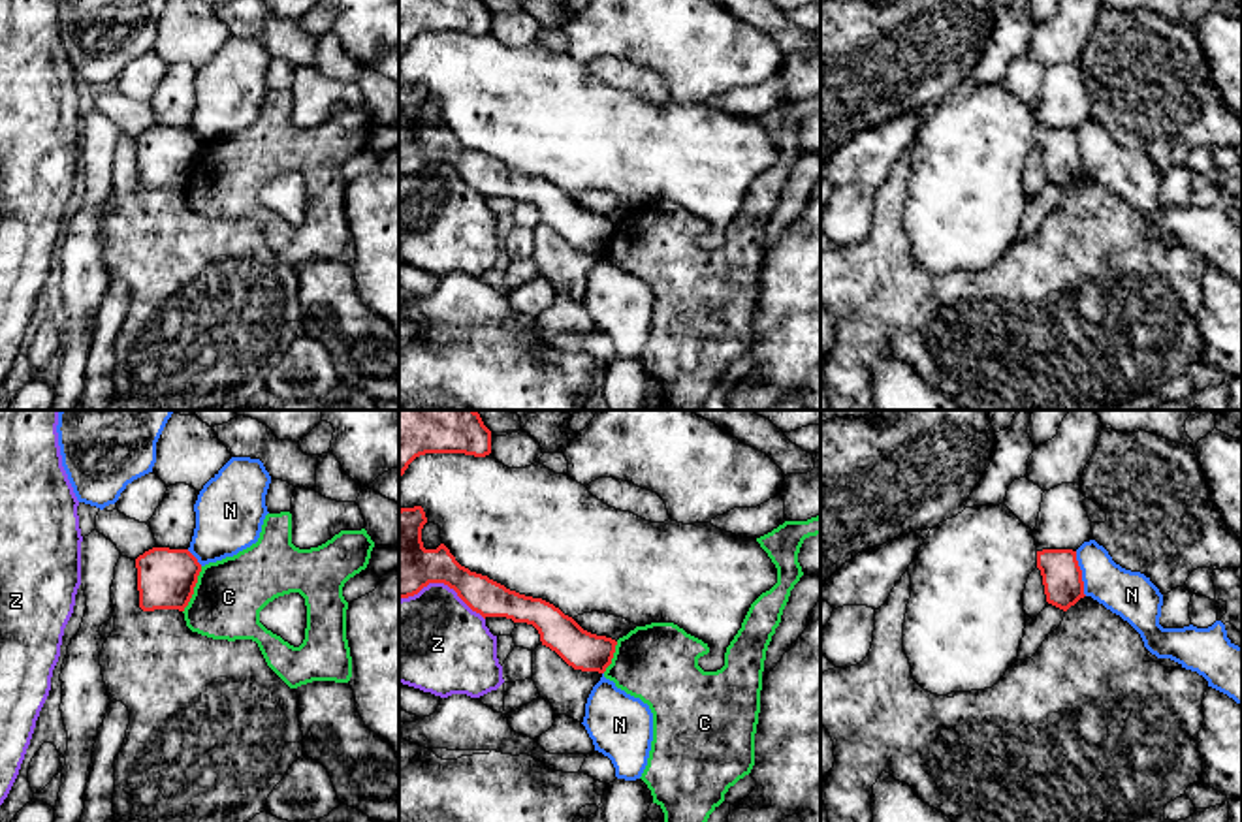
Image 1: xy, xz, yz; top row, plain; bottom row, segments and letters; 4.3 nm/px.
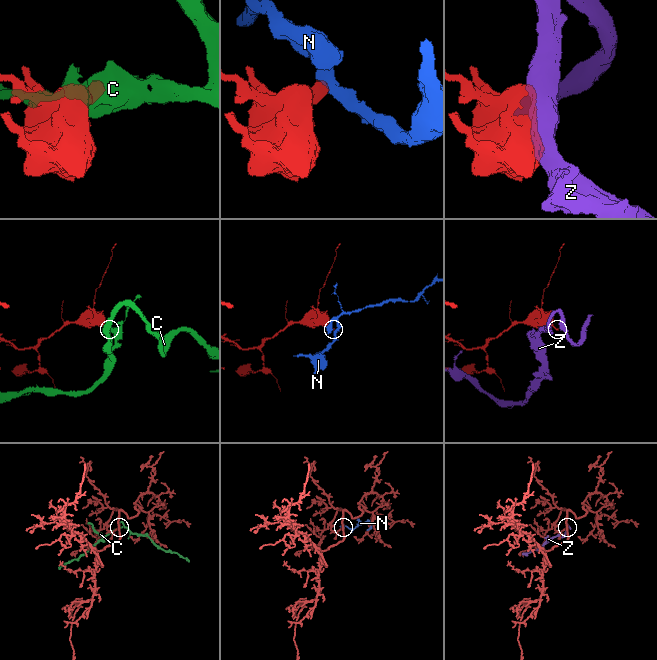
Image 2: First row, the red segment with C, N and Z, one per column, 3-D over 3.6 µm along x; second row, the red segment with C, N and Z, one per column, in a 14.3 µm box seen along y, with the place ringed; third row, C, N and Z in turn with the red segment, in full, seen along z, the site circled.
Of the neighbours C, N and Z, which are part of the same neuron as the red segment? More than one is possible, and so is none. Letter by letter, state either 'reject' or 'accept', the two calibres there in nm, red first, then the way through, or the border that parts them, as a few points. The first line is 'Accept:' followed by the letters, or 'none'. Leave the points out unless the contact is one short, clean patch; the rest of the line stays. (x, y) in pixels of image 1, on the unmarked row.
Accept: none
C: reject; calibres 260 and 300 nm; border xy (202, 145), (194, 172), (183, 190)
N: reject; calibres 170 and 200 nm; border yz (1075, 130), (1086, 173)
Z: reject; calibres 260 and 400 nm

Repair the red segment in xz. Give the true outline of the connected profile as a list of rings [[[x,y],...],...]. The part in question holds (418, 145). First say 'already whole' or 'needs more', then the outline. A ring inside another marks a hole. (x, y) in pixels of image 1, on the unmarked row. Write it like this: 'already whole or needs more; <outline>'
already whole; [[[422,85],[399,88],[399,179],[418,173],[429,162],[444,162],[476,192],[506,196],[533,203],[542,224],[555,229],[568,245],[604,252],[612,243],[617,220],[583,209],[553,182],[519,173],[487,154],[461,145],[440,122],[425,128],[422,107],[427,102]]]

